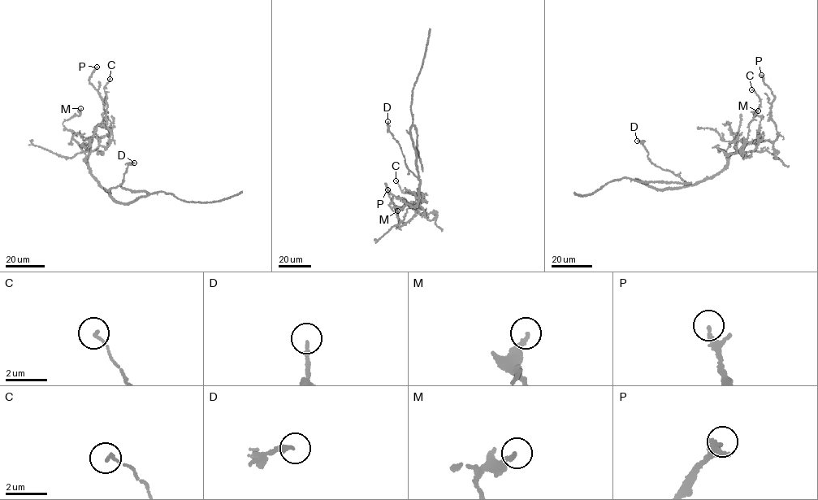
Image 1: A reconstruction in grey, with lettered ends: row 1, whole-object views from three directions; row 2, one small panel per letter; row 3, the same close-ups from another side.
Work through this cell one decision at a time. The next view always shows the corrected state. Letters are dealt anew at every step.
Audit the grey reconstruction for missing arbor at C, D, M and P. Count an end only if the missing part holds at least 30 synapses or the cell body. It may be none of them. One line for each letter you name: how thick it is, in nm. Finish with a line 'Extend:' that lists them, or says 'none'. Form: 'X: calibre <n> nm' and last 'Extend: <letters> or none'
Extend: none

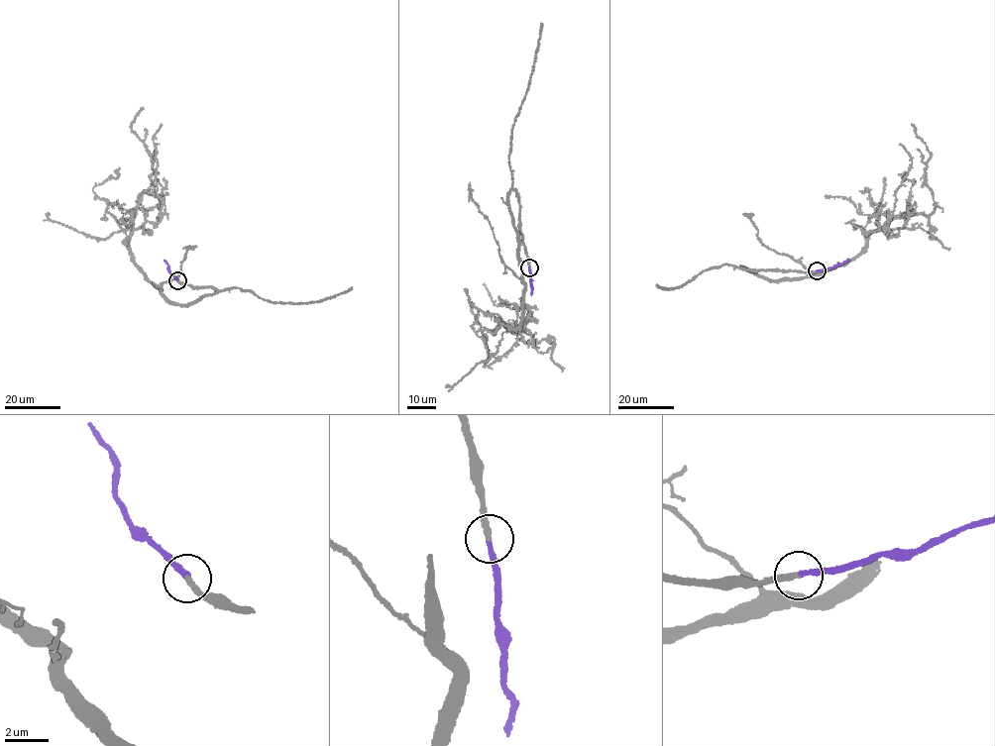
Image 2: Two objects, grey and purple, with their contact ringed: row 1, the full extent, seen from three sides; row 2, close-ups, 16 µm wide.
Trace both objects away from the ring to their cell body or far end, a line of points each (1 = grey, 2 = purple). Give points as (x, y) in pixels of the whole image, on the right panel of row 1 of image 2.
1: (817, 270), (743, 268), (769, 279), (819, 273), (856, 257), (891, 220), (934, 210), (931, 156), (912, 124)
2: (817, 270), (848, 259)

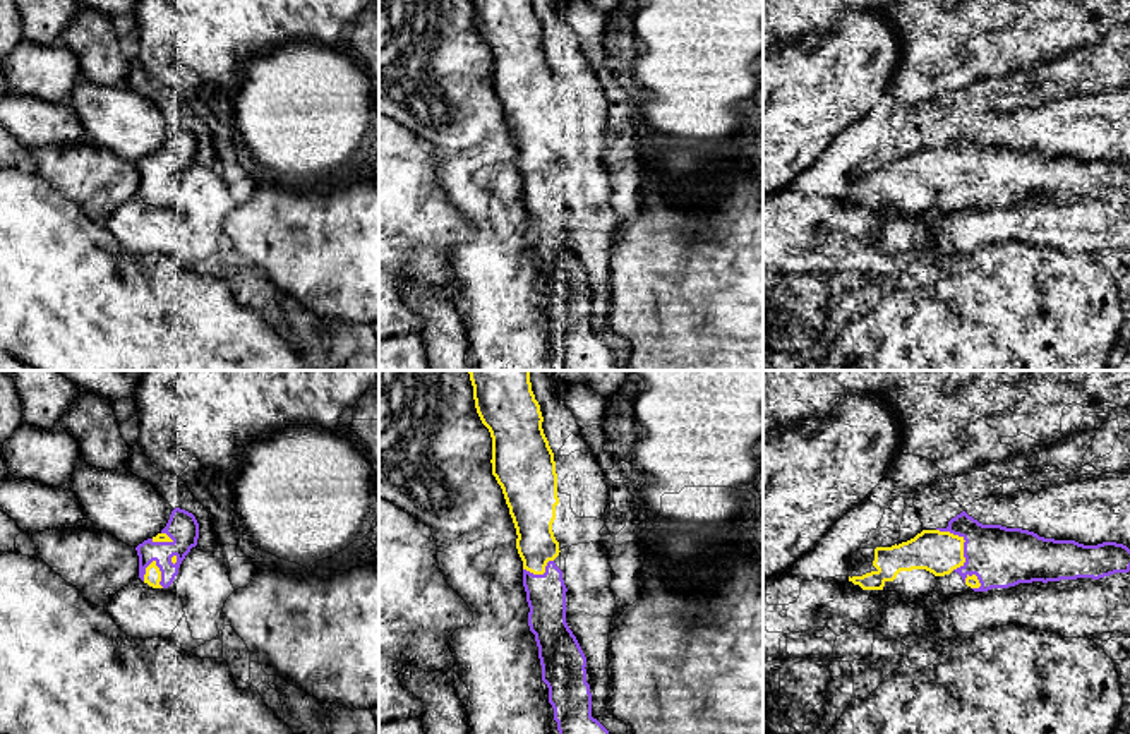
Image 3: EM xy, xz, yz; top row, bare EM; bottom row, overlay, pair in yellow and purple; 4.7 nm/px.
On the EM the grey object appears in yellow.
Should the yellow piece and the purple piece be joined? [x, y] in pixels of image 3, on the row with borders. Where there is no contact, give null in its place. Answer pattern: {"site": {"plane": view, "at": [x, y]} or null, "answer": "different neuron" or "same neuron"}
{"site": {"plane": "yz", "at": [964, 541]}, "answer": "same neuron"}

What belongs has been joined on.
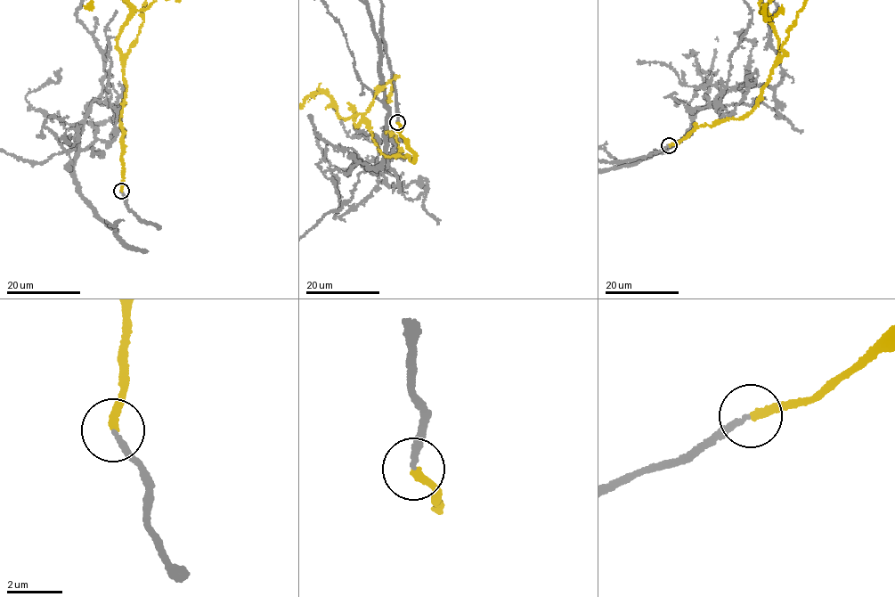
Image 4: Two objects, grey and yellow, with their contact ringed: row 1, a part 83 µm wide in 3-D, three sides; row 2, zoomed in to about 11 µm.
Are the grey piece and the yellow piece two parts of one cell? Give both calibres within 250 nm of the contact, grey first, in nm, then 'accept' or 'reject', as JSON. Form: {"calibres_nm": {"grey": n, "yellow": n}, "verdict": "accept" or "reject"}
{"calibres_nm": {"grey": 180, "yellow": 260}, "verdict": "accept"}

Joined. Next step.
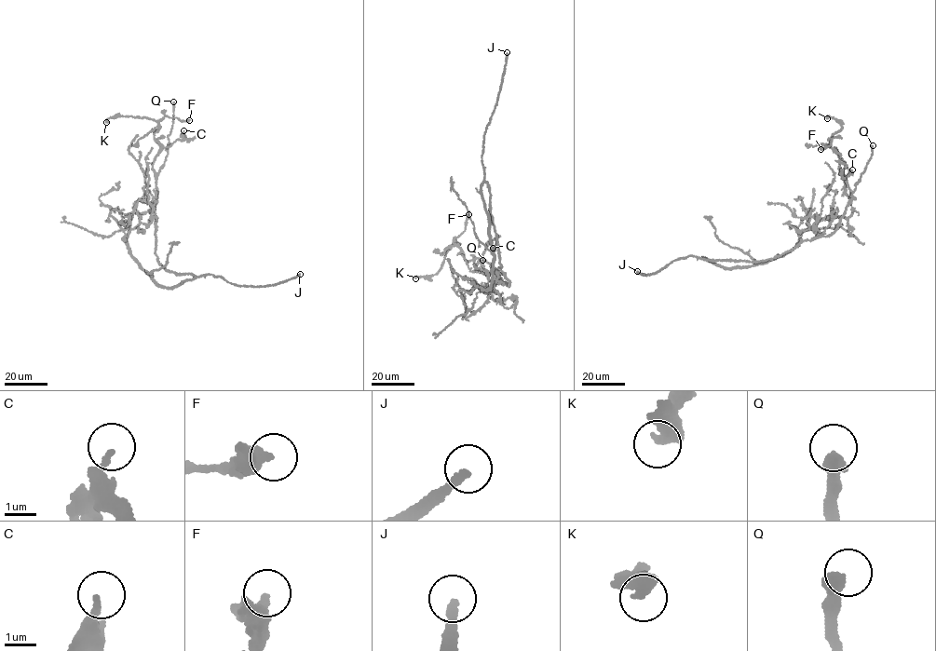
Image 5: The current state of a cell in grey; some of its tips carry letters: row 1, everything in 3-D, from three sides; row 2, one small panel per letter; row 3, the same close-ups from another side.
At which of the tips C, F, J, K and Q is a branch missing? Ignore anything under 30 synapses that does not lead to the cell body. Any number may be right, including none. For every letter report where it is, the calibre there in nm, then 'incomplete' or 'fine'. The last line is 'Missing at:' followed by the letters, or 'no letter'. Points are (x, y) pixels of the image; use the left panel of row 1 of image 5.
C: at (183, 130); 180 nm thick; fine
F: at (189, 120); 550 nm thick; fine
J: at (300, 274); 220 nm thick; incomplete
K: at (106, 122); 440 nm thick; fine
Q: at (173, 101); 440 nm thick; fine
Missing at: J

